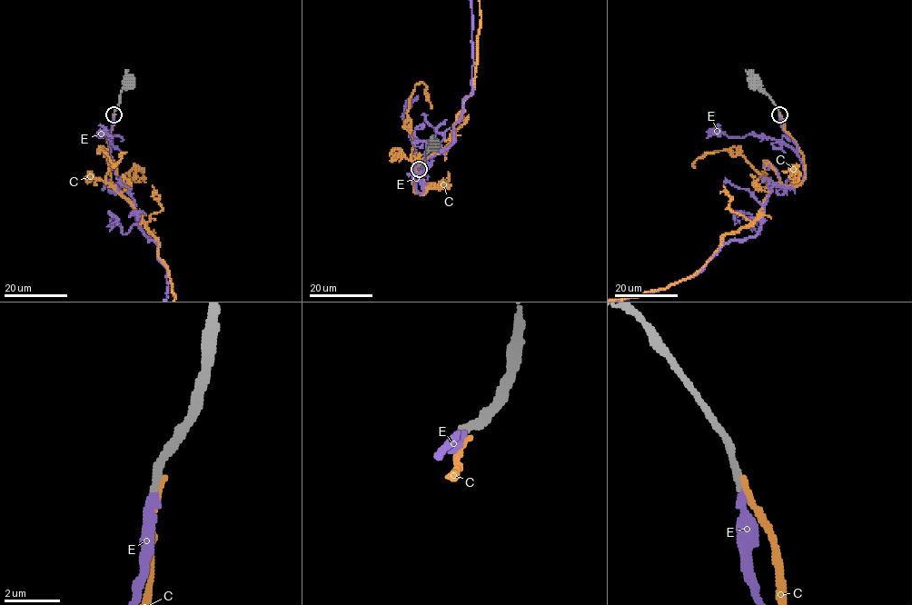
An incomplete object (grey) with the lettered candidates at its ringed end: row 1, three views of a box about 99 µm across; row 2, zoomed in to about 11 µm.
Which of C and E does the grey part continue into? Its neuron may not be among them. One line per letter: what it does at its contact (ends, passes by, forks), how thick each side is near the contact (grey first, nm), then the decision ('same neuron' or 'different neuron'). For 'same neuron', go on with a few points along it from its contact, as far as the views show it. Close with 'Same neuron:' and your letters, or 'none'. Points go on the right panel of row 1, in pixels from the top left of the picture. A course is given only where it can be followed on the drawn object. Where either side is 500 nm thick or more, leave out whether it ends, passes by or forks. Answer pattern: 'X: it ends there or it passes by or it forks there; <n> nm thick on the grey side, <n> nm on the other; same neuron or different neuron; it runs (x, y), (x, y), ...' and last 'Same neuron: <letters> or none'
C: it ends there; 320 nm thick on the grey side, 300 nm on the other; different neuron
E: it ends there; 280 nm thick on the grey side, 300 nm on the other; same neuron
Same neuron: E

